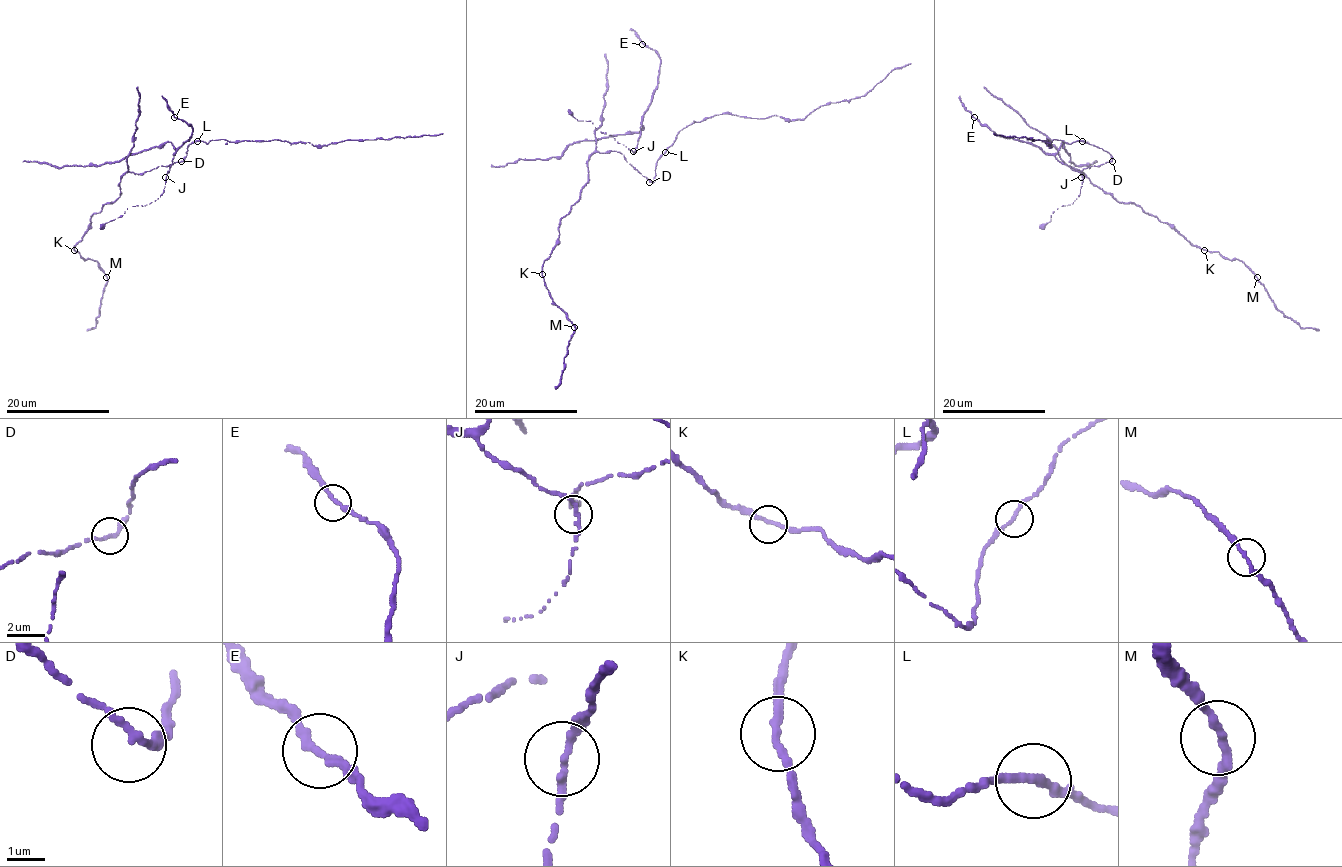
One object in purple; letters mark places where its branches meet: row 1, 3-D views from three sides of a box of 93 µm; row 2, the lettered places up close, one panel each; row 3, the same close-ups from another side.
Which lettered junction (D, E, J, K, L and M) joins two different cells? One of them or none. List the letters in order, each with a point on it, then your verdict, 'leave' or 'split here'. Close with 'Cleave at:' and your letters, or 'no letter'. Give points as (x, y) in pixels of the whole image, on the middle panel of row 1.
D: place (649, 182); leave
E: place (642, 44); leave
J: place (633, 151); leave
K: place (542, 274); leave
L: place (665, 152); leave
M: place (574, 327); leave
Cleave at: no letter

